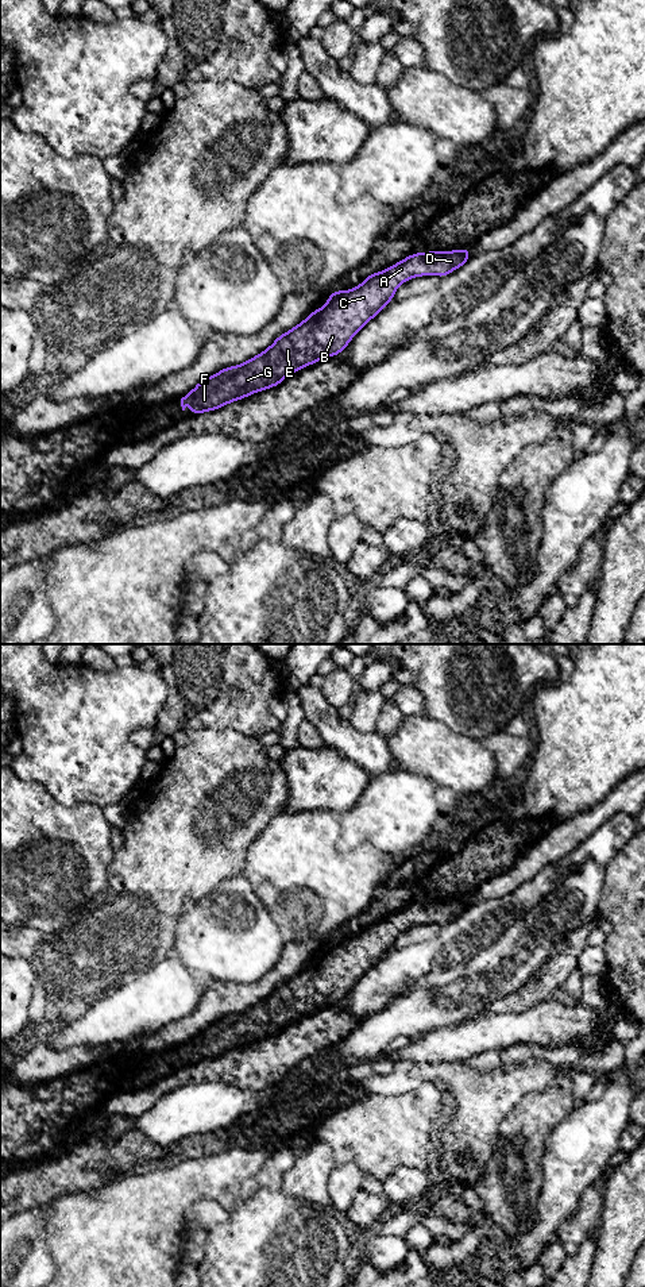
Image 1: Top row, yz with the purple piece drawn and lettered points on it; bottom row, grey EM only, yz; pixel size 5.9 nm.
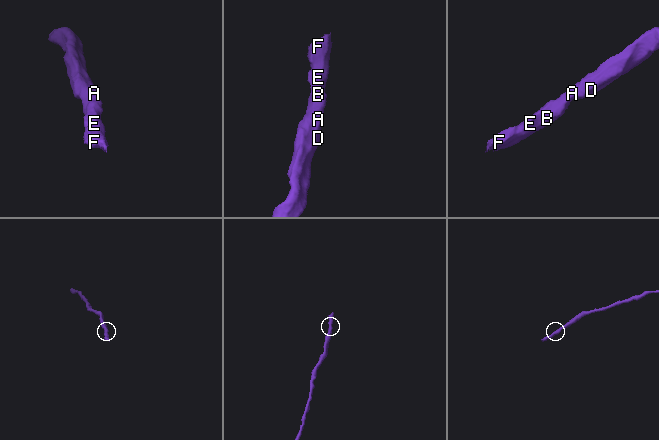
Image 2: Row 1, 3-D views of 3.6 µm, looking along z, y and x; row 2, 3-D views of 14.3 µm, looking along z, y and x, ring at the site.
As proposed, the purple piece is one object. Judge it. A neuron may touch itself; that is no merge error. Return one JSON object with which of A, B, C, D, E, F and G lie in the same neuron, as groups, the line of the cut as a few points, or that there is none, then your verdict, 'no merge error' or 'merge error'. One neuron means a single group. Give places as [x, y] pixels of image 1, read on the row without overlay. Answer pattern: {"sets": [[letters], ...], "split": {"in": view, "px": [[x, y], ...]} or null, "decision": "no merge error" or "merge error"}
{"sets": [["A", "B", "C", "D", "E", "F", "G"]], "split": null, "decision": "no merge error"}

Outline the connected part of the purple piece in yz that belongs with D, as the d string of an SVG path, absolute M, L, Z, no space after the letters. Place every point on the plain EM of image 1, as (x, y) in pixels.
M470 895L453 899L414 901L381 921L370 921L367 928L354 937L345 940L336 937L321 957L314 957L298 974L279 983L269 997L242 1013L225 1016L206 1028L198 1029L197 1034L181 1047L182 1059L189 1052L192 1064L216 1059L232 1049L274 1036L287 1024L317 1009L339 1003L351 987L394 947L401 932L413 925L429 922L443 926L461 916L470 906Z

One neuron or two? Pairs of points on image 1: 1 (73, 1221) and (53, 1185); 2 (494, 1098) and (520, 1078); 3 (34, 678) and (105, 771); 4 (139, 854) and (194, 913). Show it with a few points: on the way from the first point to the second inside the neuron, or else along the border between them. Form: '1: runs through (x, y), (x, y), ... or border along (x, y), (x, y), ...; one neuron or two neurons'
1: border along (91, 1187), (82, 1191), (60, 1194), (49, 1202); two neurons
2: runs through (501, 1091), (513, 1082); one neuron
3: runs through (53, 701), (74, 723), (74, 740), (82, 748); one neuron
4: border along (213, 890), (199, 900), (185, 900), (177, 935); two neurons

